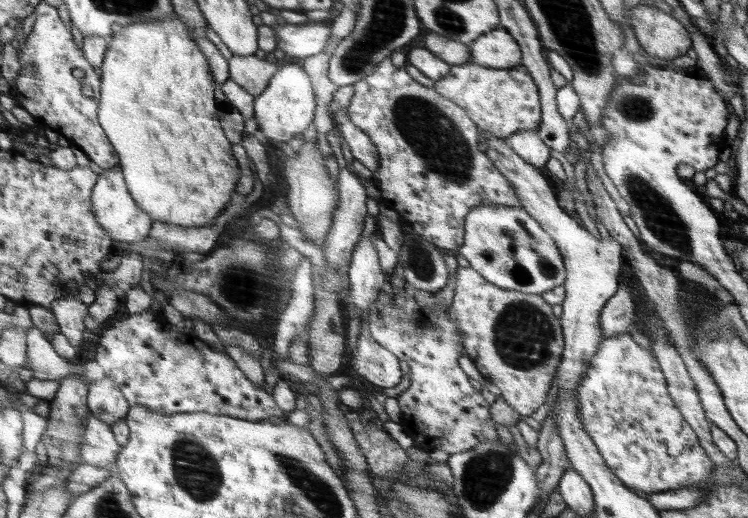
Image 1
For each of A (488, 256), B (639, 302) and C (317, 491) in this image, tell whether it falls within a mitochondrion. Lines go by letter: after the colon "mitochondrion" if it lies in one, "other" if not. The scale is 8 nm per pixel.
A: other
B: other
C: mitochondrion

